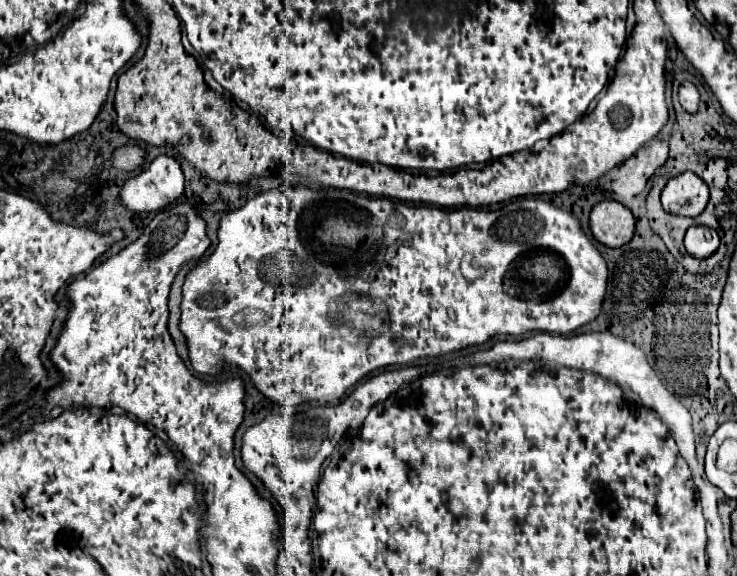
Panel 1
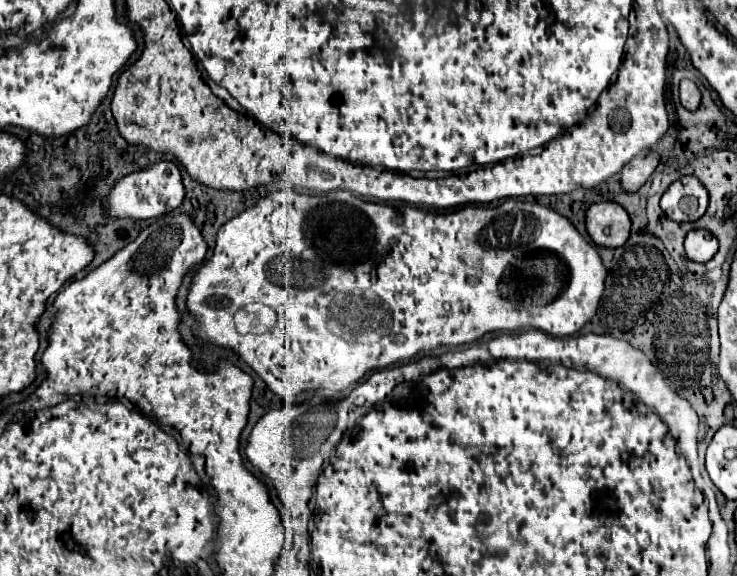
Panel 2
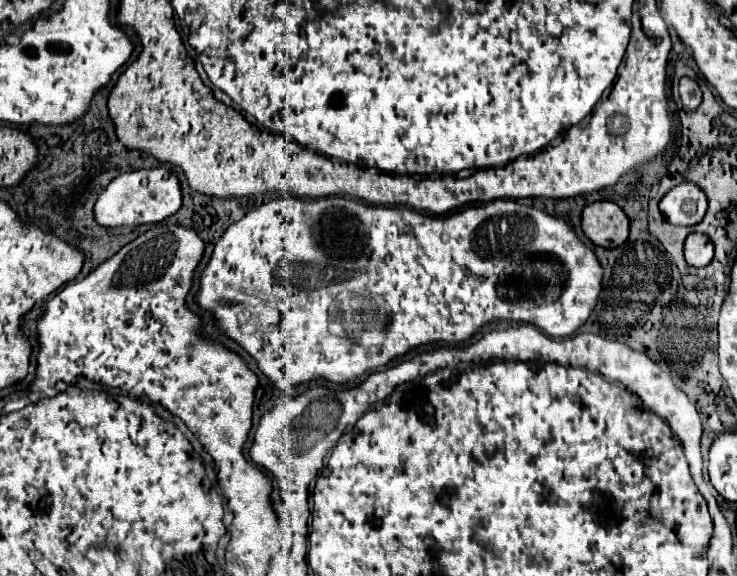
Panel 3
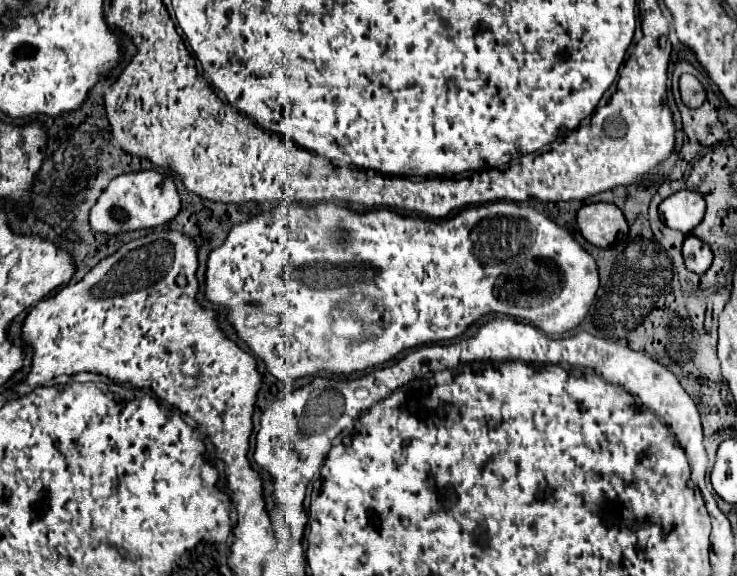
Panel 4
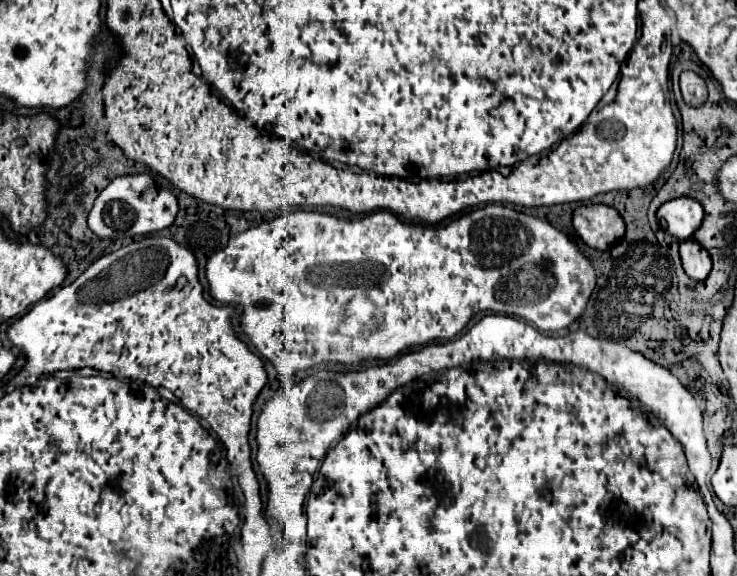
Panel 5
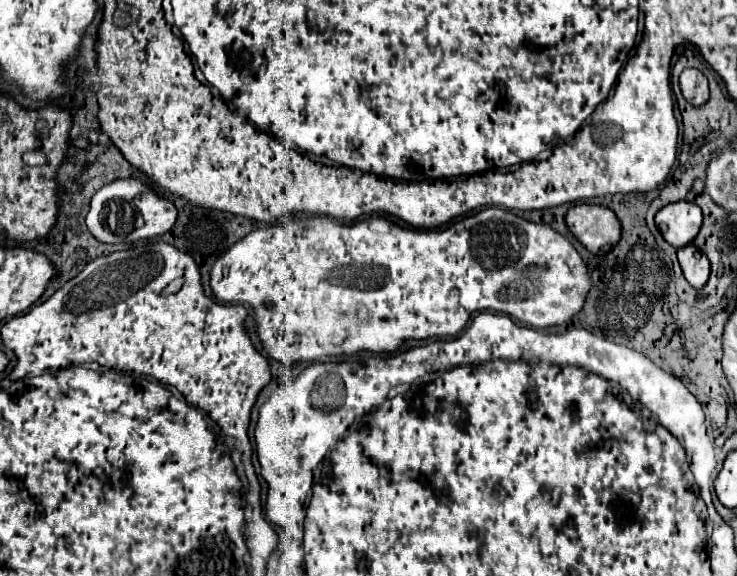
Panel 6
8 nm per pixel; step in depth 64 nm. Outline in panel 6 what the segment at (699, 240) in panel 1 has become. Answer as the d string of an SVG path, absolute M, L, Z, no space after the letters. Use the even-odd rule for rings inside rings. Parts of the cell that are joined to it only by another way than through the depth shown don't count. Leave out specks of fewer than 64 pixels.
M688 244L678 250L678 262L682 266L684 278L692 288L702 288L708 282L710 262L694 244Z

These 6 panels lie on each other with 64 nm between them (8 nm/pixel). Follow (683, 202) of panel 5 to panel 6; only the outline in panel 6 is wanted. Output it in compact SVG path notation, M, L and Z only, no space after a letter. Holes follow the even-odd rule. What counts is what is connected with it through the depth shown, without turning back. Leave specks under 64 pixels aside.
M680 200L676 204L664 206L656 214L656 226L664 240L674 248L688 246L700 232L702 210L696 204Z

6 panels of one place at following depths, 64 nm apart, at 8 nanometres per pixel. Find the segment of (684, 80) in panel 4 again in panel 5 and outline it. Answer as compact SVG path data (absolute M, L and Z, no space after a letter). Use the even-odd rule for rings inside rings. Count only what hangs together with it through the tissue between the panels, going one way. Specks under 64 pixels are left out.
M690 70L680 74L680 90L682 90L682 98L690 106L702 106L708 98L706 82L696 72L690 72Z

